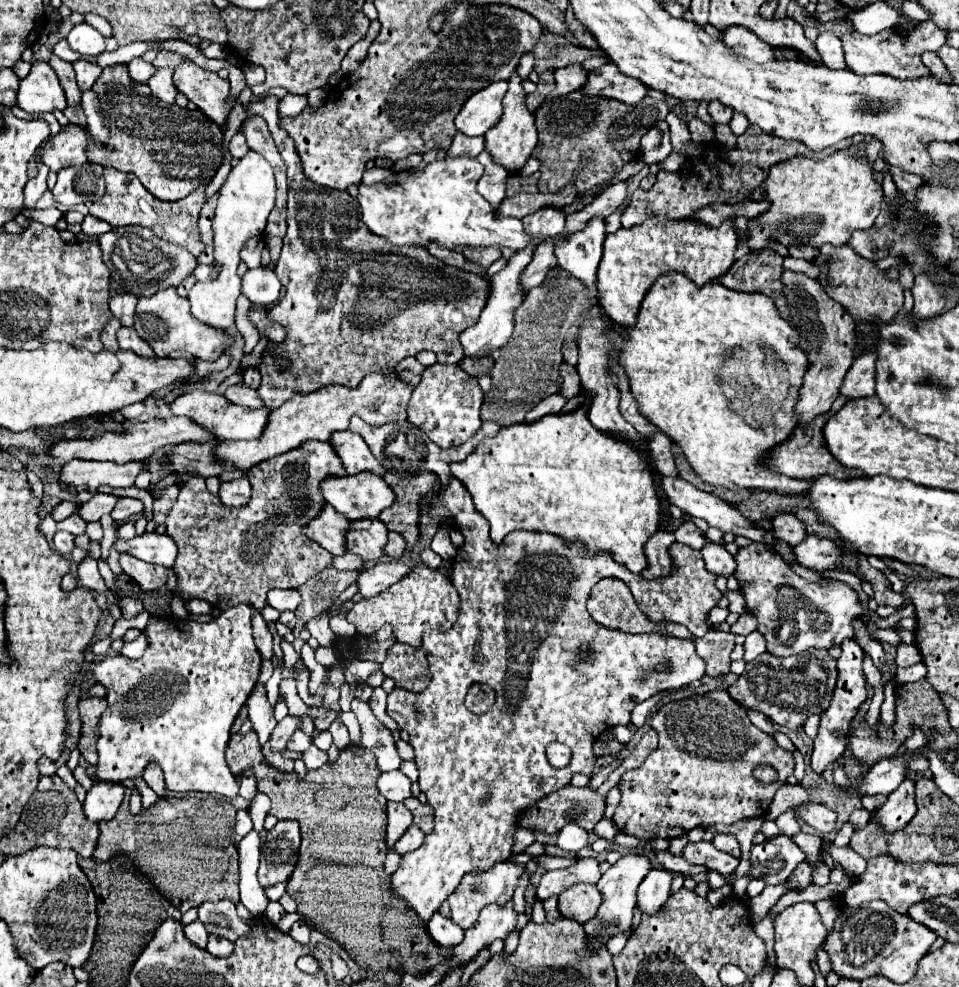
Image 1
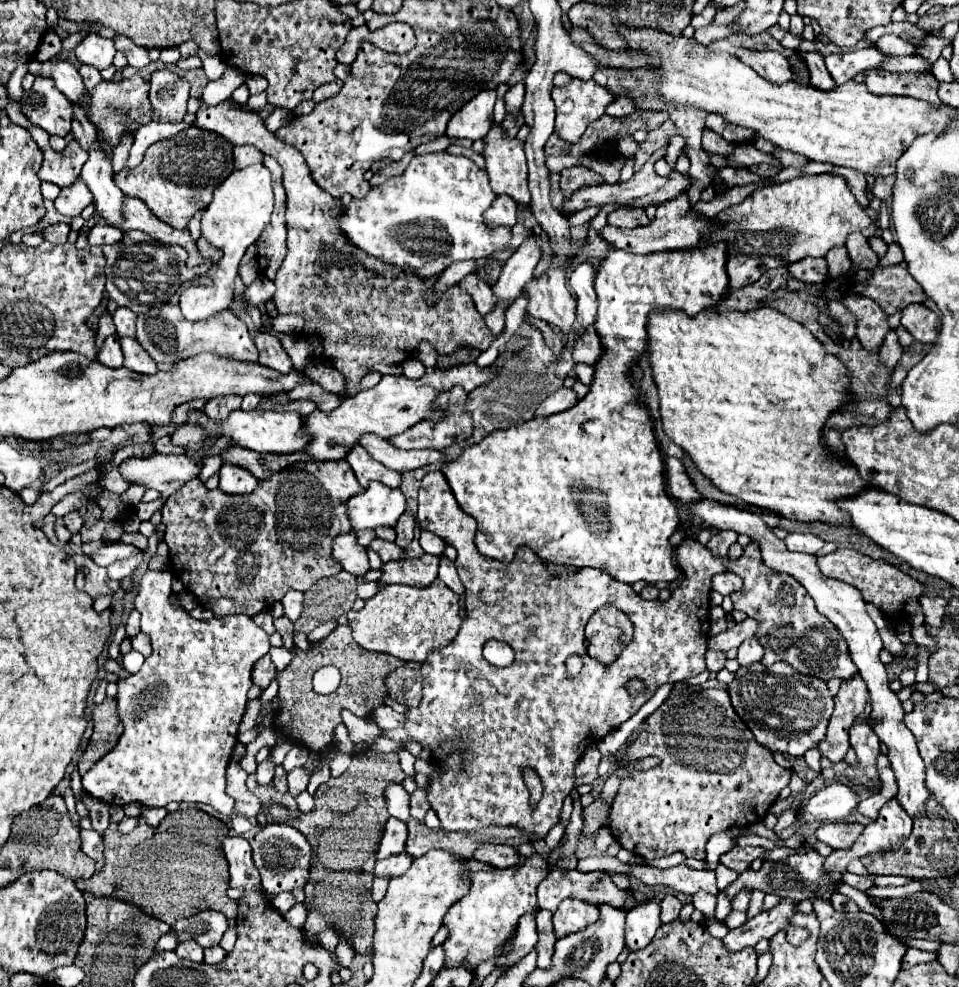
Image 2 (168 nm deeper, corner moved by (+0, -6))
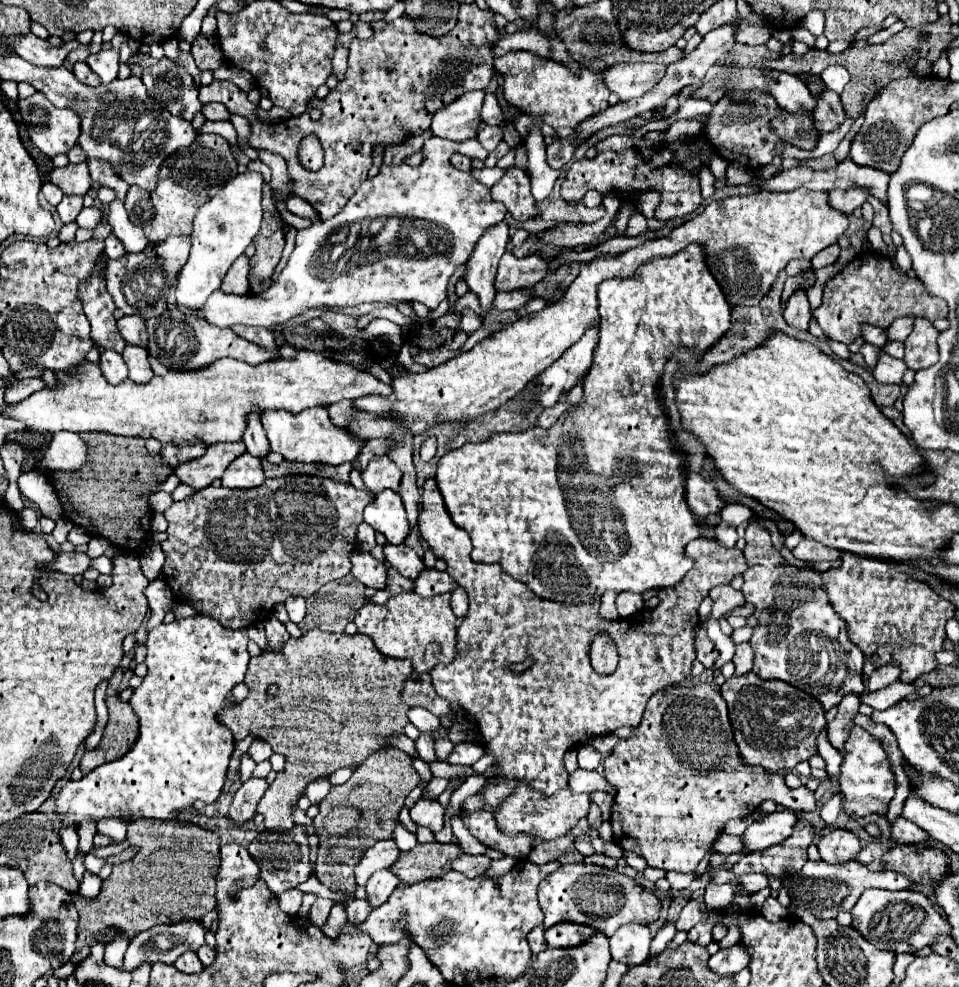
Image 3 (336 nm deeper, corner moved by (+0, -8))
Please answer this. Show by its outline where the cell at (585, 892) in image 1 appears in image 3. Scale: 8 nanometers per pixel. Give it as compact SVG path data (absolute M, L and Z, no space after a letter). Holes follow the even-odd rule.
M556 924L556 928L548 928L546 930L546 944L548 944L548 948L576 948L576 946L584 944L590 936L592 936L592 930L588 930L584 926L576 926L576 924Z

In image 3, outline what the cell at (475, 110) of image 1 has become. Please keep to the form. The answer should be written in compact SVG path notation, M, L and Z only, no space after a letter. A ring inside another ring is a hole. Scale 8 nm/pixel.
M464 92L464 96L460 96L458 100L440 108L434 114L430 124L432 134L452 142L464 142L468 138L476 138L482 102L484 92Z

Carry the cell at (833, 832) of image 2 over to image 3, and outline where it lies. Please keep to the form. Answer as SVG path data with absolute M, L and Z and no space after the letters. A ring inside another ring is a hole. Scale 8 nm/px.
M832 830L820 836L818 850L824 862L844 864L848 860L856 860L860 852L860 840L848 830Z

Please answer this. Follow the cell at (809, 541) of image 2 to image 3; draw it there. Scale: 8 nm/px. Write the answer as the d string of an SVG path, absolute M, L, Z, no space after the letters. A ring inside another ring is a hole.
M804 538L804 540L792 550L792 554L794 554L798 560L810 560L810 562L818 562L818 560L838 560L838 558L840 558L840 552L836 552L834 548L822 546L820 542L814 542L814 540L808 540L808 538Z

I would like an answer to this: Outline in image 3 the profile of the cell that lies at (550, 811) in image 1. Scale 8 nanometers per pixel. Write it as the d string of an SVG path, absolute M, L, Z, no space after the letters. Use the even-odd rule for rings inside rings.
M418 843L412 852L400 854L390 872L396 874L400 882L410 886L434 876L442 876L450 870L450 862L460 854L462 850L456 843Z

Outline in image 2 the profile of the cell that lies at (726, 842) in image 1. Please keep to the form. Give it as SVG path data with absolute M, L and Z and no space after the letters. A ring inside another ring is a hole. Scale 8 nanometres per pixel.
M732 848L728 850L726 854L720 856L720 862L736 872L744 872L746 868L750 868L750 864L756 860L756 858L762 858L764 860L764 850L762 848Z

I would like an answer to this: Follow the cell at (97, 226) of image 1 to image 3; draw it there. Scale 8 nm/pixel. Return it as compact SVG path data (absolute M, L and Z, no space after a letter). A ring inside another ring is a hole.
M110 234L106 240L104 240L104 244L106 244L106 248L104 248L104 254L108 256L108 258L112 258L112 260L118 260L118 258L122 258L126 252L124 252L124 246L120 244L120 240L114 236L114 234Z

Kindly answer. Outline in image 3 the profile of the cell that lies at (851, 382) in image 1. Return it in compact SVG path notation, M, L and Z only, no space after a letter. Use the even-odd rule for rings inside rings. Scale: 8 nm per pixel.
M914 316L898 318L898 320L886 330L888 340L900 340L900 342L904 342L906 336L912 332L912 328L914 328Z

